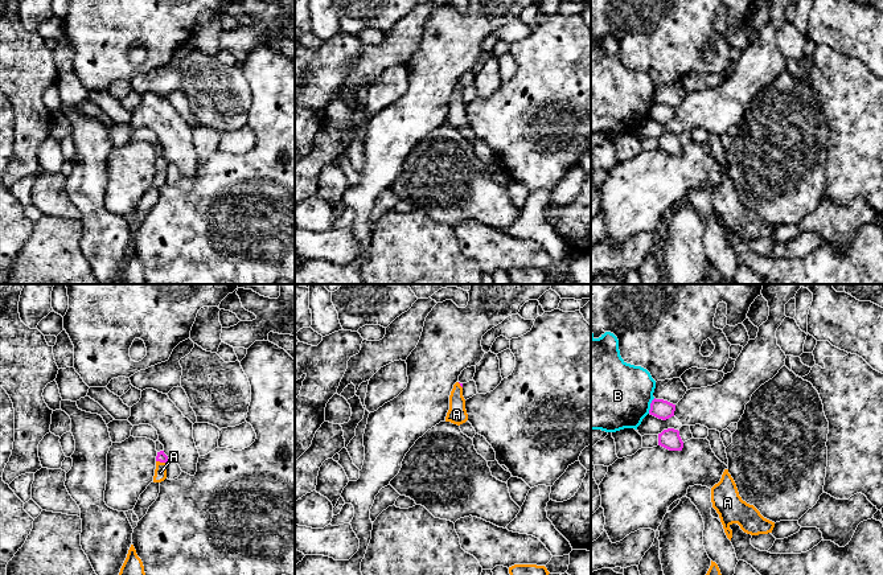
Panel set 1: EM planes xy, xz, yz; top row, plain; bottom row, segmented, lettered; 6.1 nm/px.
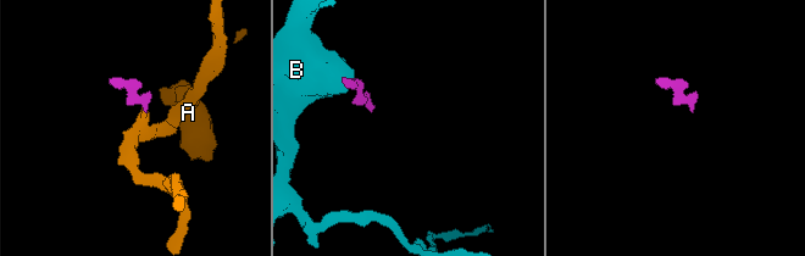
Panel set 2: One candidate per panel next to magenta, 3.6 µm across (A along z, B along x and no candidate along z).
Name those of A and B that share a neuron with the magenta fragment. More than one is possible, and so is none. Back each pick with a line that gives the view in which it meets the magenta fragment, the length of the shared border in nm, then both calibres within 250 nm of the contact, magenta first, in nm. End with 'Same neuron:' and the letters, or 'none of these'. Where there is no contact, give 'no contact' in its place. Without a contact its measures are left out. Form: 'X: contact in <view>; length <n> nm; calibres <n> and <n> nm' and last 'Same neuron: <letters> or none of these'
A: contact in xy; length 70 nm; calibres 60 and 80 nm
Same neuron: A

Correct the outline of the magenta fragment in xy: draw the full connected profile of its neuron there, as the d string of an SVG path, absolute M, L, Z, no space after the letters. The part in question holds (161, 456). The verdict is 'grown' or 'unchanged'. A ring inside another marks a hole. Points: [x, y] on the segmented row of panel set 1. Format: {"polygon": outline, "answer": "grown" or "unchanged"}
{"polygon": "M164 451L157 452L153 482L161 482L167 479L167 463L168 456L164 453Z", "answer": "grown"}

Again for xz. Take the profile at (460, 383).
{"polygon": "M456 382L449 395L449 410L445 416L445 422L453 424L463 424L468 420L465 410L465 399L463 397L463 383Z", "answer": "grown"}

